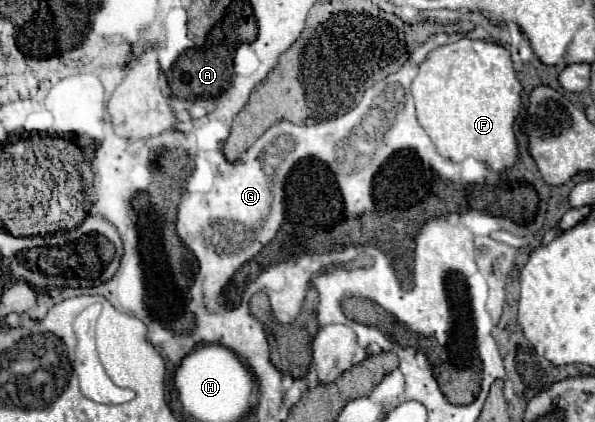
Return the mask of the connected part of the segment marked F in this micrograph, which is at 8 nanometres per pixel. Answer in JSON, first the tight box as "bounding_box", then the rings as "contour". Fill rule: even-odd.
{"bounding_box":[411,38,521,172],"contour":[[[459,38],[427,54],[411,84],[417,120],[435,142],[441,156],[461,162],[469,156],[483,160],[495,172],[517,160],[513,122],[521,106],[521,84],[511,54],[497,42]]]}

